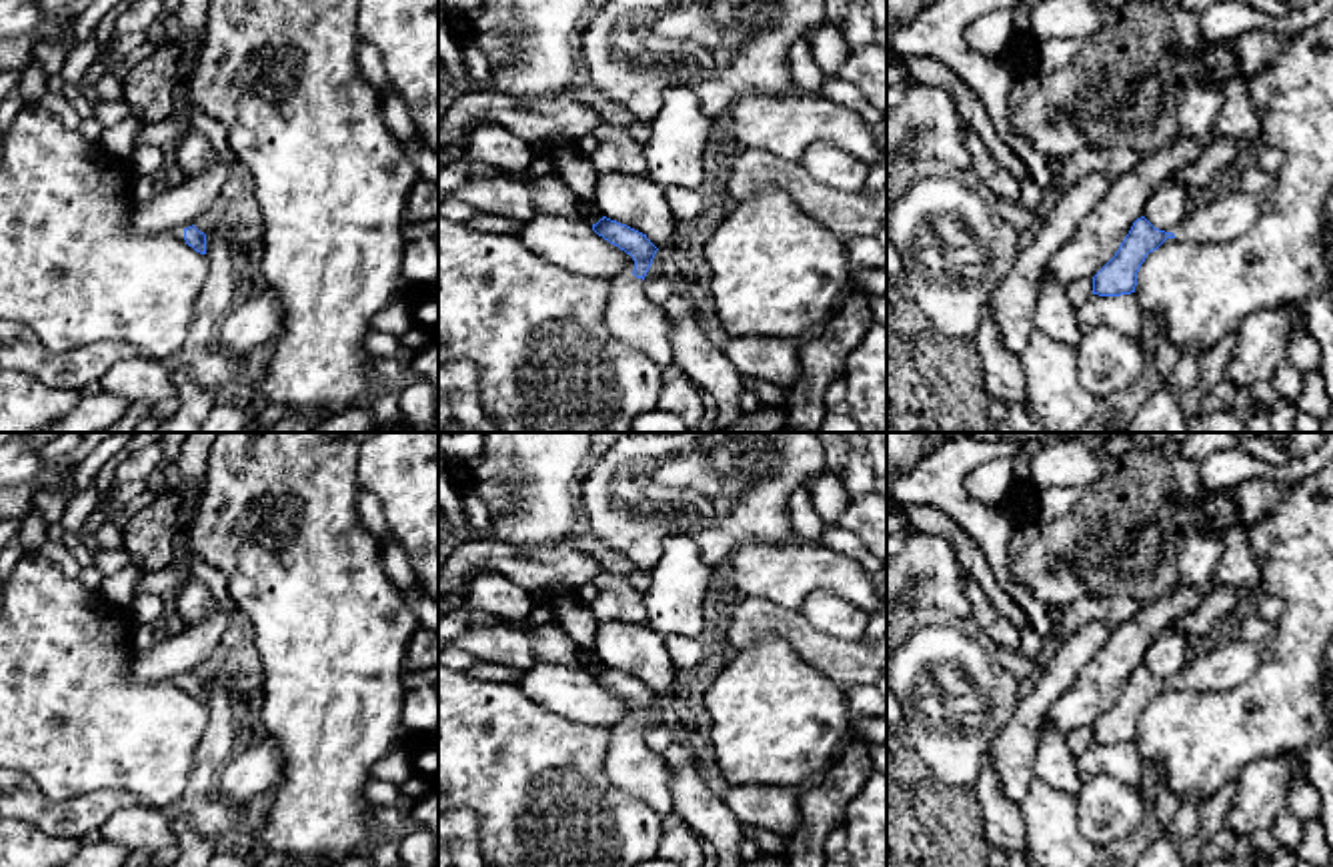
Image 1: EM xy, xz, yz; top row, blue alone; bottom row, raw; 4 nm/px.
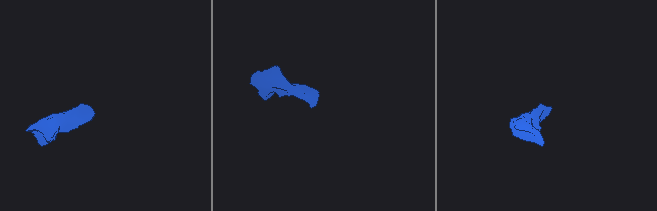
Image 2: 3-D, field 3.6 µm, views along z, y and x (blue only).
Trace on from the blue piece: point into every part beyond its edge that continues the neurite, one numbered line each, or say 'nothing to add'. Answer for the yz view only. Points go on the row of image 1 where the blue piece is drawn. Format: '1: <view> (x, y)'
1: yz (1219, 219)

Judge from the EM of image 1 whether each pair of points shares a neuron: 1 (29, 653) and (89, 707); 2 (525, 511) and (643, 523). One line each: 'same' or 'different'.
1: same
2: different

